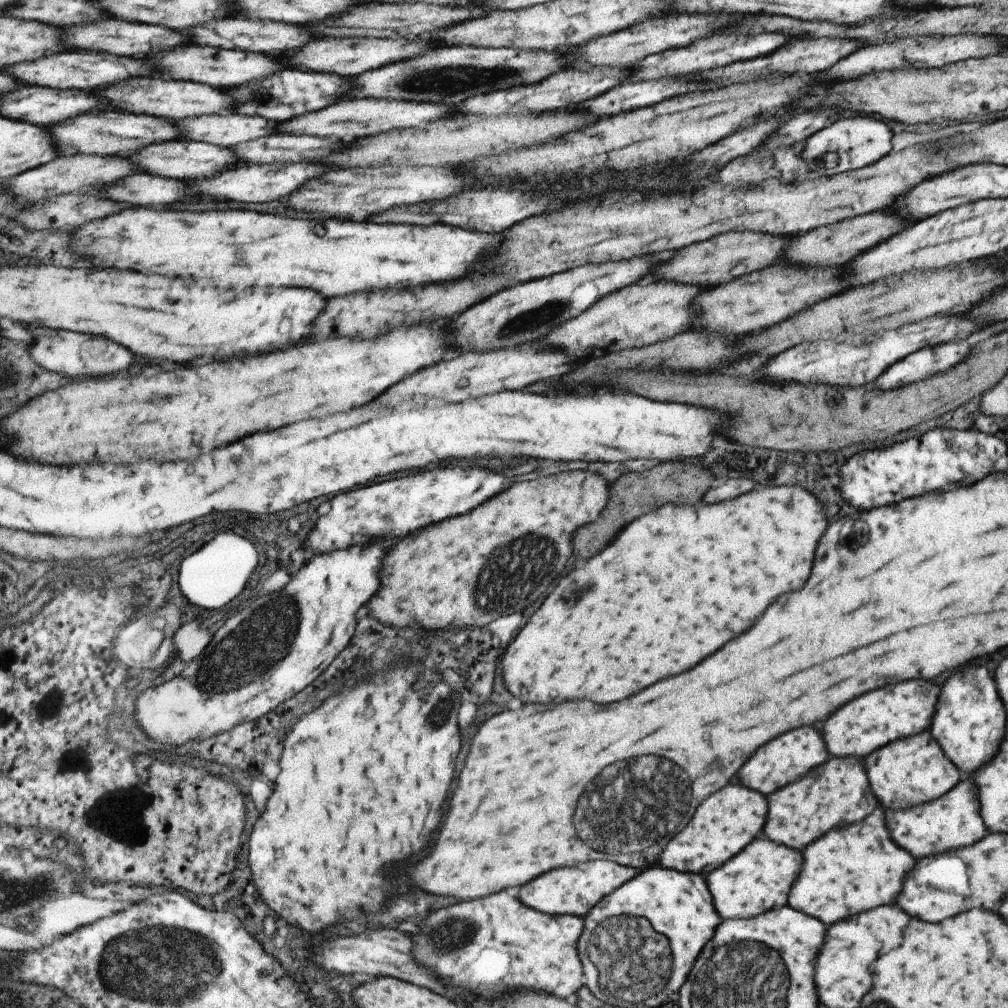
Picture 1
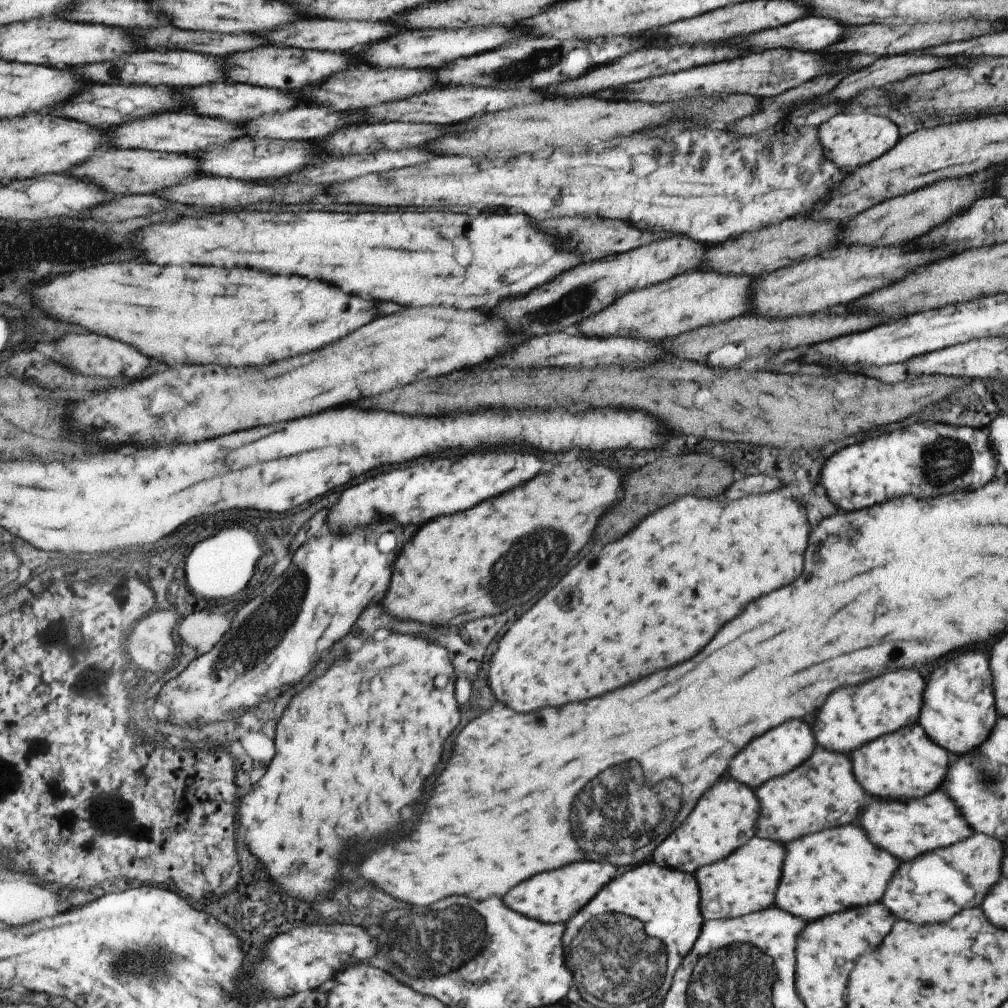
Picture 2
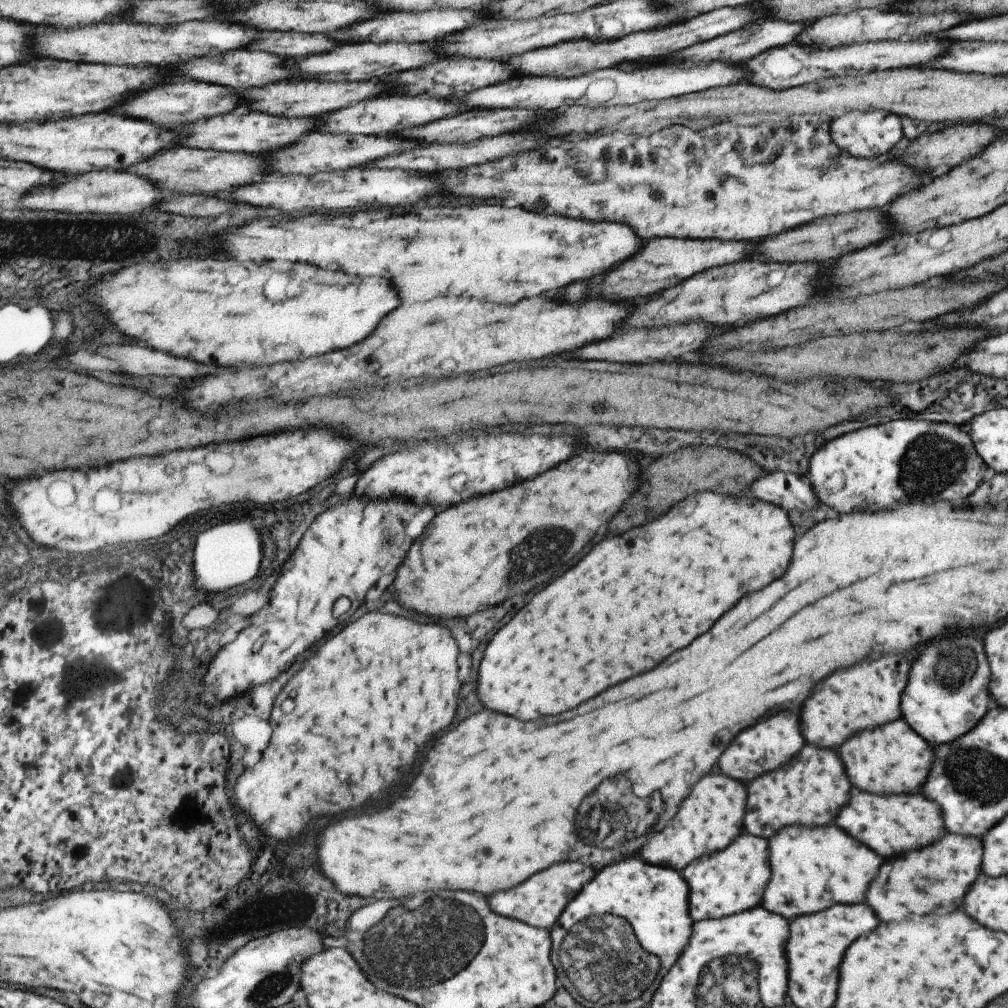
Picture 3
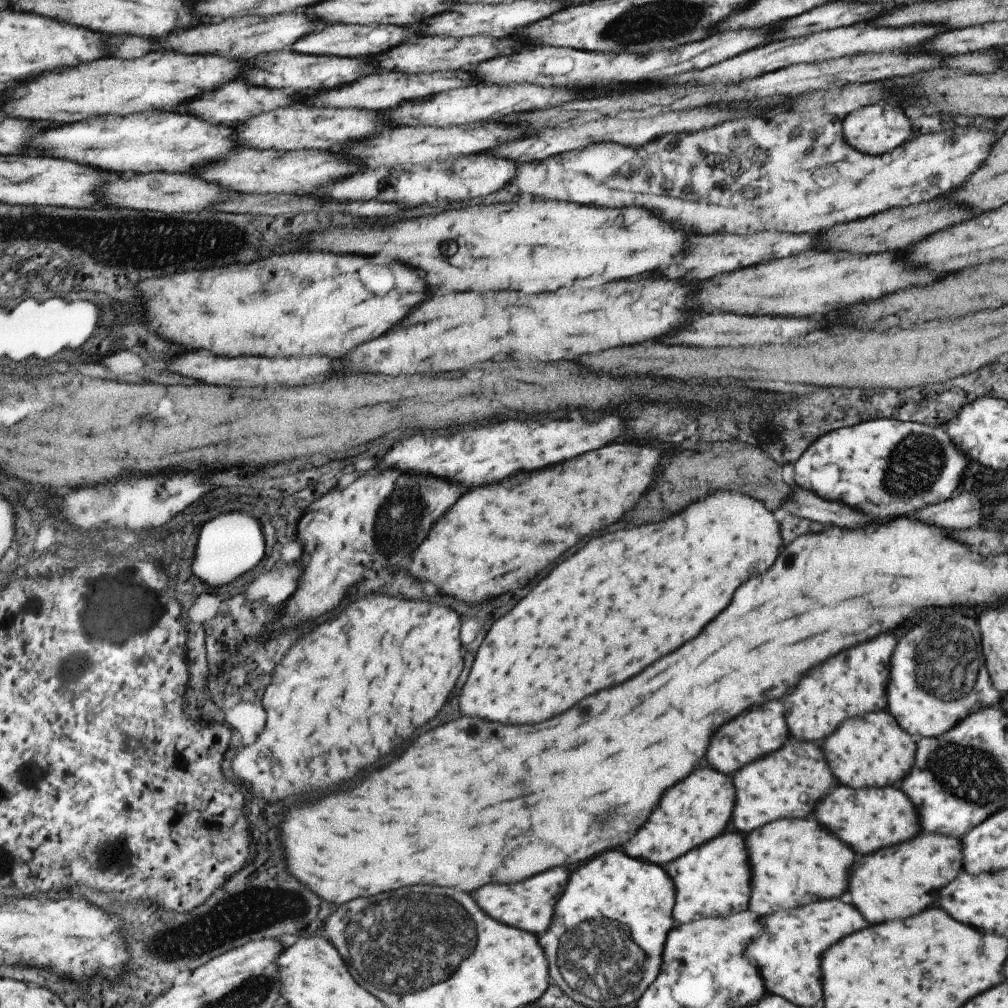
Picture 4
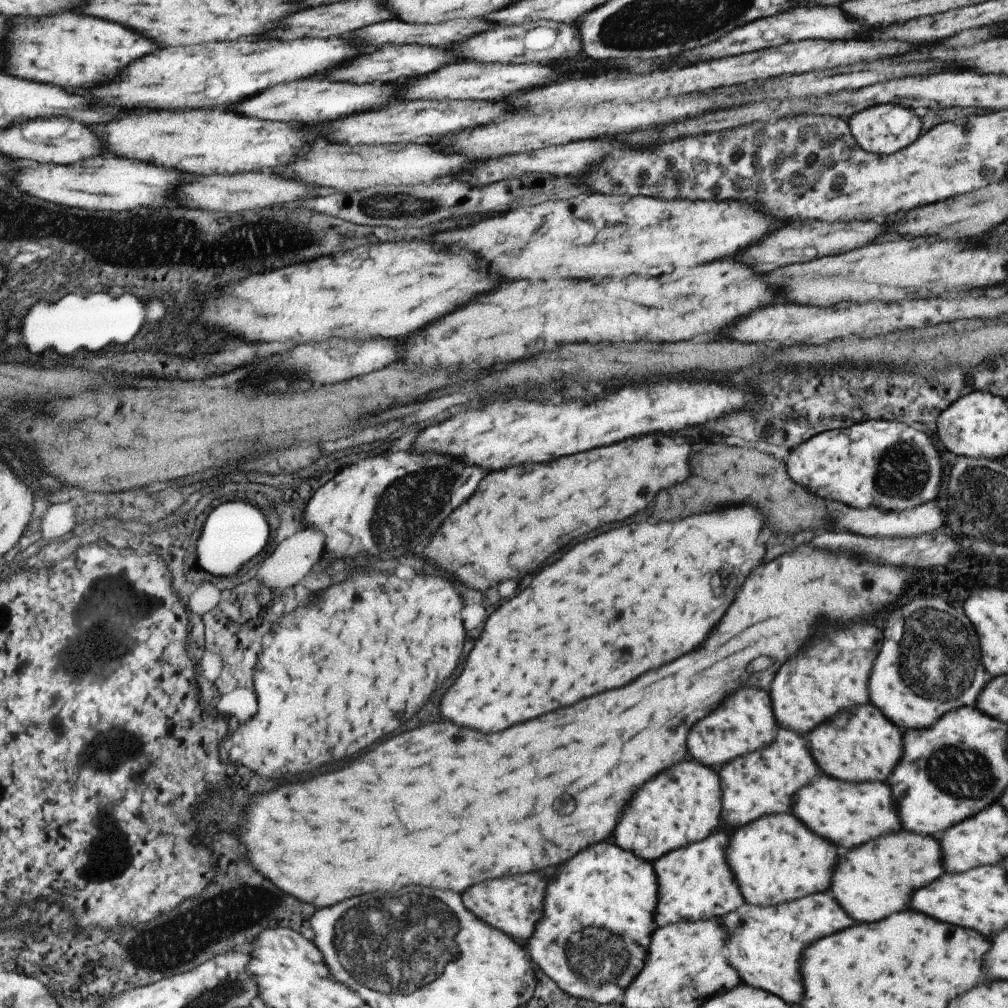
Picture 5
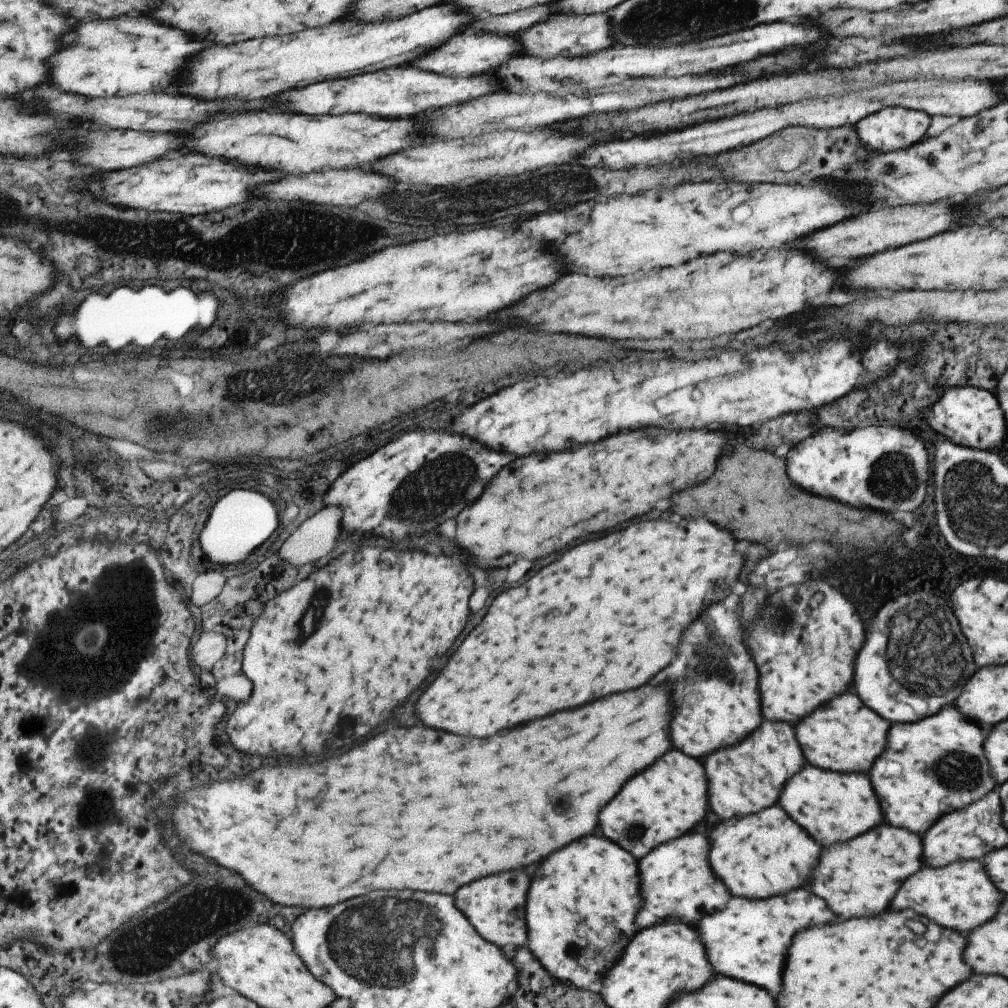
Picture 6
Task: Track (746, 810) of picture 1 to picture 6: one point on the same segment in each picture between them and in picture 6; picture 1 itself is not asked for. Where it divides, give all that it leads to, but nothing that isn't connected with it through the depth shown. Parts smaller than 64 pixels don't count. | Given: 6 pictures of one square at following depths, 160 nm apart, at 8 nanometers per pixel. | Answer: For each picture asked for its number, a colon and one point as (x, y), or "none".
2: (723, 819)
3: (709, 818)
4: (694, 811)
5: (678, 806)
6: (667, 799)

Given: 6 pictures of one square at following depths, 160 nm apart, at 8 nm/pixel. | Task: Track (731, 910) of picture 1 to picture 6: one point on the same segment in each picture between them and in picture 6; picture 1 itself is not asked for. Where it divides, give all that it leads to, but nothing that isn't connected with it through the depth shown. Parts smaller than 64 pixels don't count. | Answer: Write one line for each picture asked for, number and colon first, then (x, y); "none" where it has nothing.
2: (745, 882)
3: (732, 880)
4: (712, 880)
5: (694, 882)
6: (676, 884)

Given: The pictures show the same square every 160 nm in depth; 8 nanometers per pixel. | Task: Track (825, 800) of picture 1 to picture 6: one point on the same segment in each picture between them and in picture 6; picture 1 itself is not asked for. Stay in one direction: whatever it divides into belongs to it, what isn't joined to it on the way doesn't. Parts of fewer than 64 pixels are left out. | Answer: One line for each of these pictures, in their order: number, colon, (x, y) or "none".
2: (795, 804)
3: (803, 791)
4: (796, 777)
5: (750, 788)
6: (742, 779)

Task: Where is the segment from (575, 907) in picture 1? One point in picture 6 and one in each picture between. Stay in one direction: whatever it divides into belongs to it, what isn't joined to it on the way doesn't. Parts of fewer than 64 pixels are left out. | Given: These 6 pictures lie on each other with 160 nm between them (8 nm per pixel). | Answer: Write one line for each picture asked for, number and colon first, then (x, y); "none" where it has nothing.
2: (553, 896)
3: (540, 899)
4: (529, 905)
5: (513, 904)
6: (496, 911)

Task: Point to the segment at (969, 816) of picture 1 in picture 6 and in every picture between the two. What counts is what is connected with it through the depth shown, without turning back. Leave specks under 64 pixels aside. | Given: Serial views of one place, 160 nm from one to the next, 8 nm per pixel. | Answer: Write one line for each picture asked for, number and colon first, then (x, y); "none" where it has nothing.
2: (907, 828)
3: (888, 824)
4: (866, 819)
5: (845, 813)
6: (830, 807)

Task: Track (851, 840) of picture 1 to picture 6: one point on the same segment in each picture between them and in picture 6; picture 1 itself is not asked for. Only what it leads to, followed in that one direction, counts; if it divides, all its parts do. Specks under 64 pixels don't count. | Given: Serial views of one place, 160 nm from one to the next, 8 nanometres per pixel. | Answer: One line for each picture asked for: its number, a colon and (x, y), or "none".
2: (822, 873)
3: (810, 871)
4: (792, 862)
5: (775, 859)
6: (765, 854)

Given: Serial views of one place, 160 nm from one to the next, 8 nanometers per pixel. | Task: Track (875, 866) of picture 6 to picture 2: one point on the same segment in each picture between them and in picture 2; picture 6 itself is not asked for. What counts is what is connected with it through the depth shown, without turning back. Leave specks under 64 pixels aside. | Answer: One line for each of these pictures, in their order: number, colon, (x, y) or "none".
2: (979, 856)
3: (954, 862)
4: (895, 882)
5: (869, 882)

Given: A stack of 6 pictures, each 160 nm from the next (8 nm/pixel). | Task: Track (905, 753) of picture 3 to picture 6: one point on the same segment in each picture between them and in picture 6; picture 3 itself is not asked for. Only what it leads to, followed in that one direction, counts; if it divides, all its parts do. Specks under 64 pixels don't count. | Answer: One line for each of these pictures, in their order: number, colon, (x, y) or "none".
4: (873, 750)
5: (860, 745)
6: (844, 736)

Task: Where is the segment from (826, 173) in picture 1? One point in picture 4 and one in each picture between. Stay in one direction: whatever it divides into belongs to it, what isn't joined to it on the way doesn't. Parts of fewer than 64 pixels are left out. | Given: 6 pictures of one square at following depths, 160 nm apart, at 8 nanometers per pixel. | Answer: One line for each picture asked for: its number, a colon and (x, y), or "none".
2: (848, 140)
3: (861, 134)
4: (873, 129)

